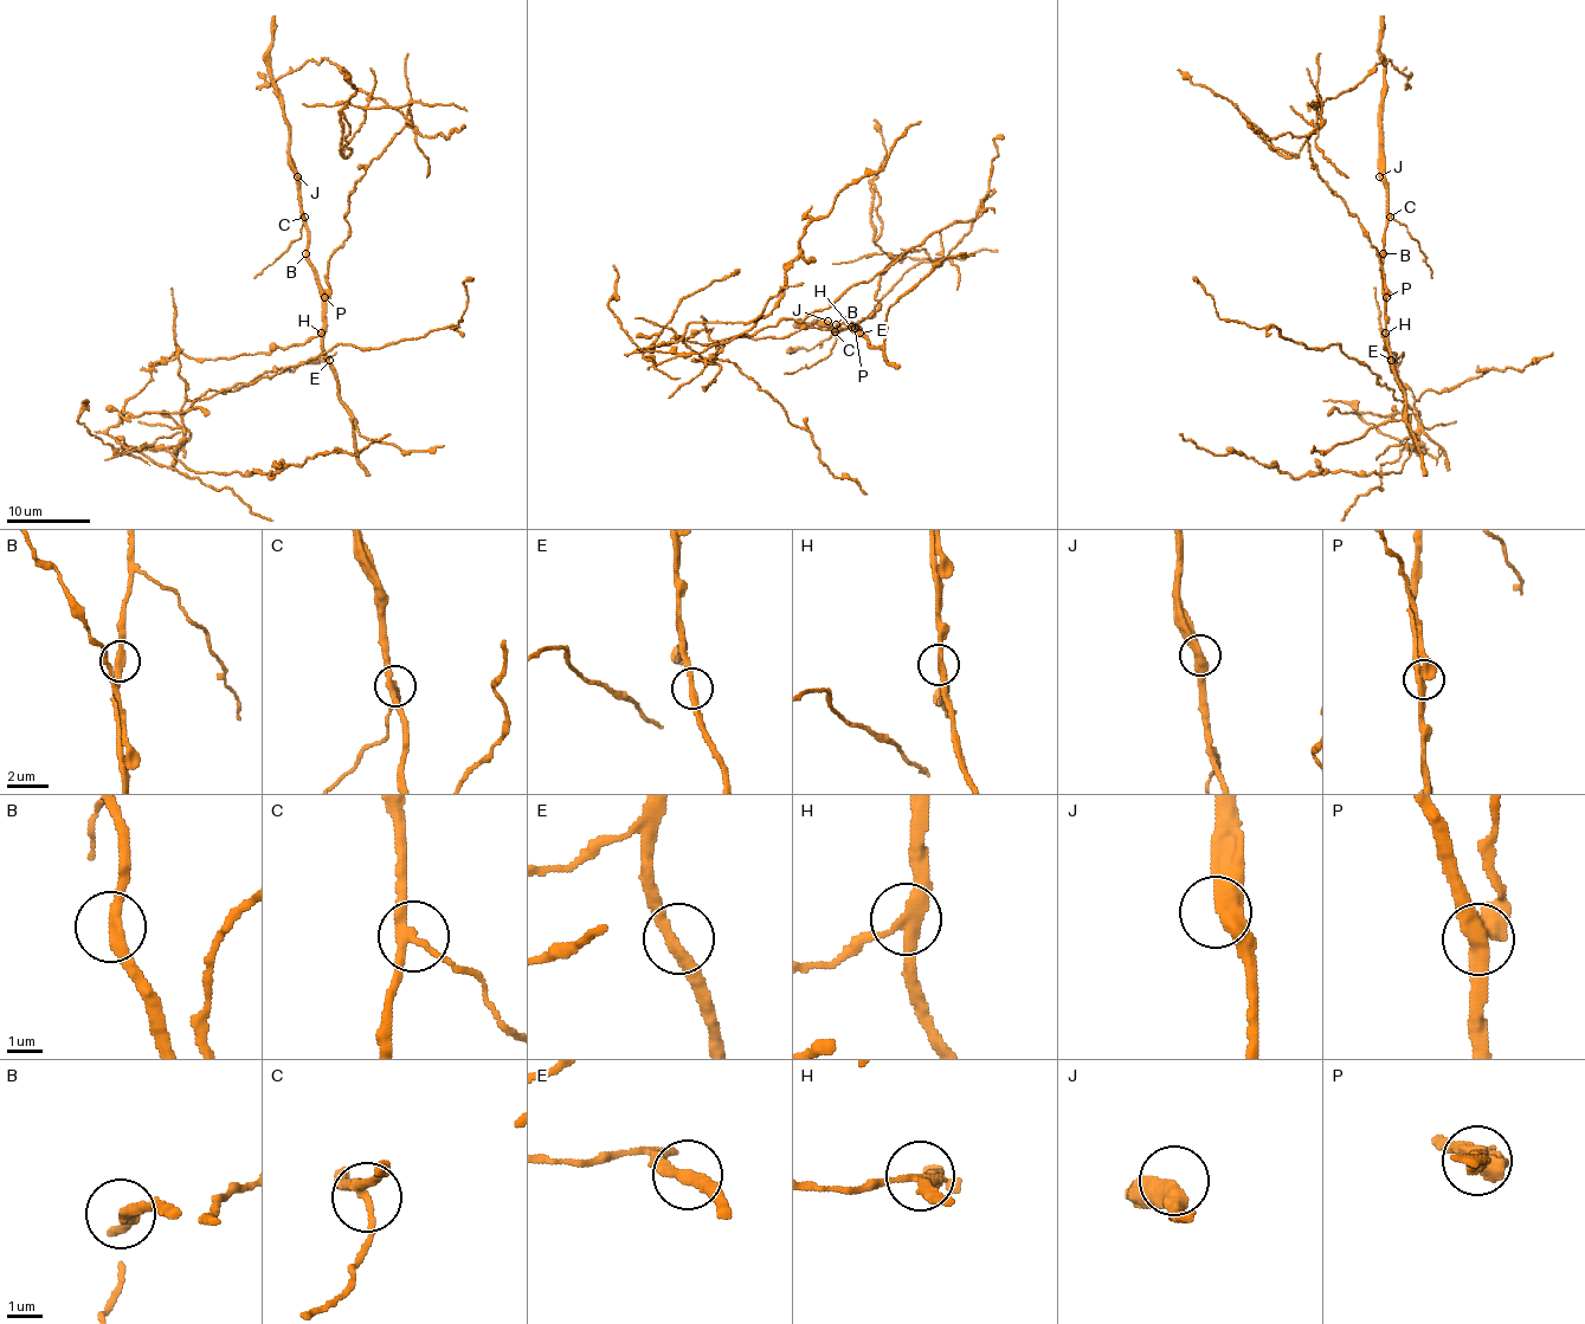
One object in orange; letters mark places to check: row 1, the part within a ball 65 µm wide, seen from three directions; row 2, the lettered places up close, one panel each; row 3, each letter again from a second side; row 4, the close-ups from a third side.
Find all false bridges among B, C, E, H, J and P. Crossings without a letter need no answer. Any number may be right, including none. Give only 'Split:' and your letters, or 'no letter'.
Split: C, H, P

